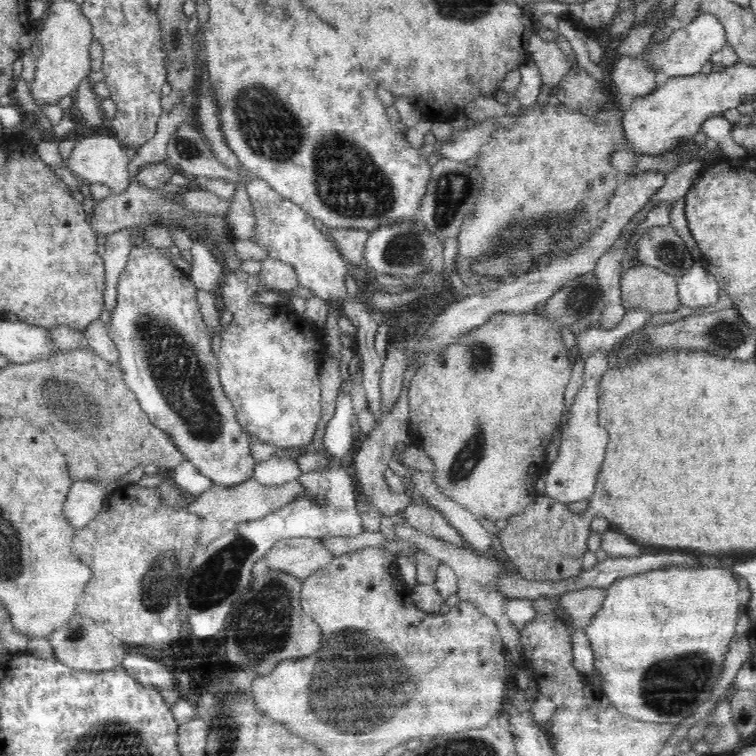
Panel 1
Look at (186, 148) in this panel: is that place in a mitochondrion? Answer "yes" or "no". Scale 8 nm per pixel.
yes

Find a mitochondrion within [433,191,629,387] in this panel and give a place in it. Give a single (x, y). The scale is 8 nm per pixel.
(580, 304)

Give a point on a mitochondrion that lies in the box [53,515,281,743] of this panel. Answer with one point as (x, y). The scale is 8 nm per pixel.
(219, 576)

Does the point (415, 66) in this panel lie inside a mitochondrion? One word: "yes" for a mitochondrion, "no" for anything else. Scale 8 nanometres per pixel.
no

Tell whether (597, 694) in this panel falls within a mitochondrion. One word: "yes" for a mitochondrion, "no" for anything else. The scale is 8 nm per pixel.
no

